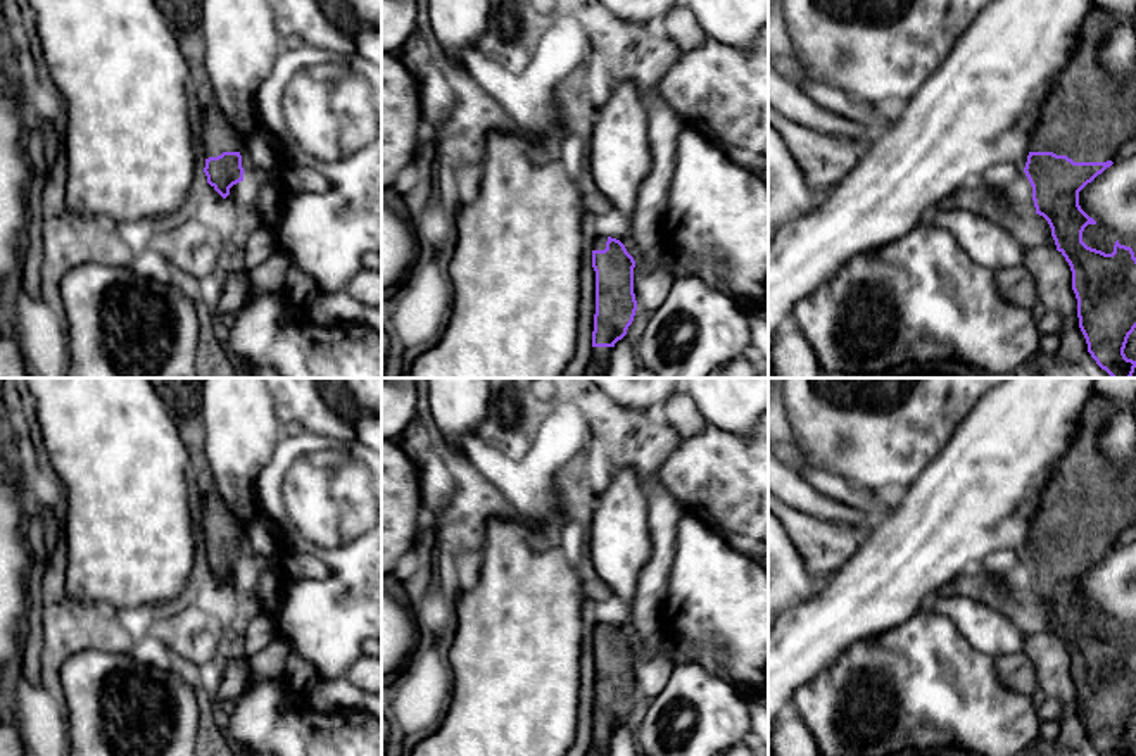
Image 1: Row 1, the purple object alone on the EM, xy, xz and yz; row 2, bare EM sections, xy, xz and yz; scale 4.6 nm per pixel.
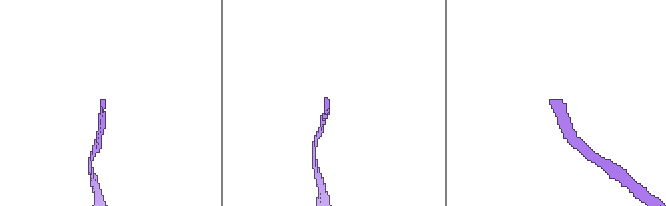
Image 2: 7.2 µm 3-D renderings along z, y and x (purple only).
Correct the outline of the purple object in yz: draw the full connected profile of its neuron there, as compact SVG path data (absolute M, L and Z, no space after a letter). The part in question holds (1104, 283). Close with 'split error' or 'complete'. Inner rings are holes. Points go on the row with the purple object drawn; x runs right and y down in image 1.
M1101 9L1086 22L1072 60L1058 76L1041 119L1029 135L1024 173L1032 186L1036 214L1048 221L1057 250L1070 266L1079 328L1088 352L1112 378L1131 378L1136 361L1127 359L1124 349L1136 328L1136 257L1133 249L1119 240L1112 254L1088 247L1082 231L1096 221L1079 205L1079 192L1114 164L1112 159L1126 140L1136 138L1136 69L1129 79L1117 81L1098 60L1114 24L1114 16Z; split error

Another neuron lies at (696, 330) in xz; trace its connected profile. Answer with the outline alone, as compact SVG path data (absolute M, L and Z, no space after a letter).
M697 276L677 278L666 300L635 343L639 364L656 378L706 378L739 356L751 354L753 338L746 311L734 299L708 287Z

